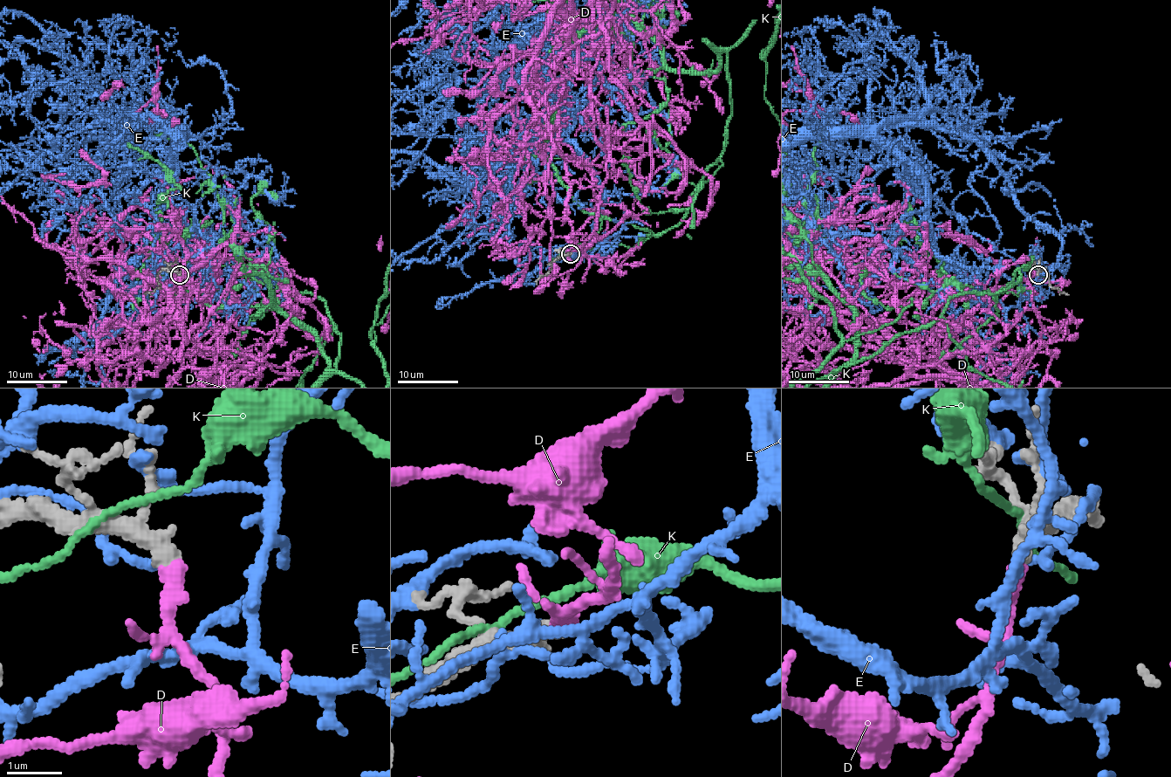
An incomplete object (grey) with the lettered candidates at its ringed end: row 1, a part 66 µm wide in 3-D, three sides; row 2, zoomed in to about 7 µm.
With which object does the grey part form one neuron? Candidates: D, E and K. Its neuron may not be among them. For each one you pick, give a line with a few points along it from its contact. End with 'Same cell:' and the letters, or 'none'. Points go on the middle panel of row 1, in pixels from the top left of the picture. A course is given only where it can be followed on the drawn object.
Same cell: D

